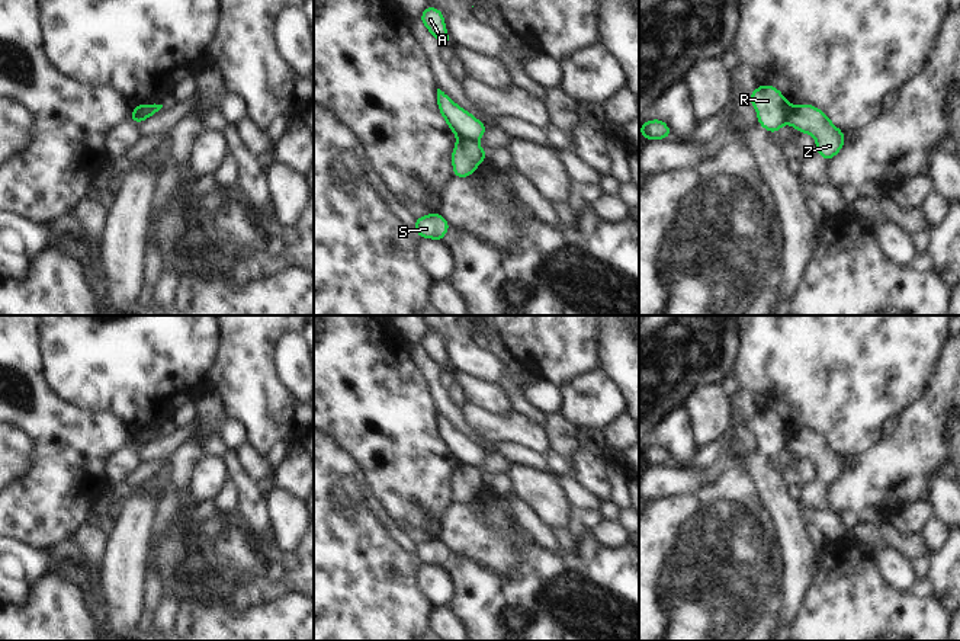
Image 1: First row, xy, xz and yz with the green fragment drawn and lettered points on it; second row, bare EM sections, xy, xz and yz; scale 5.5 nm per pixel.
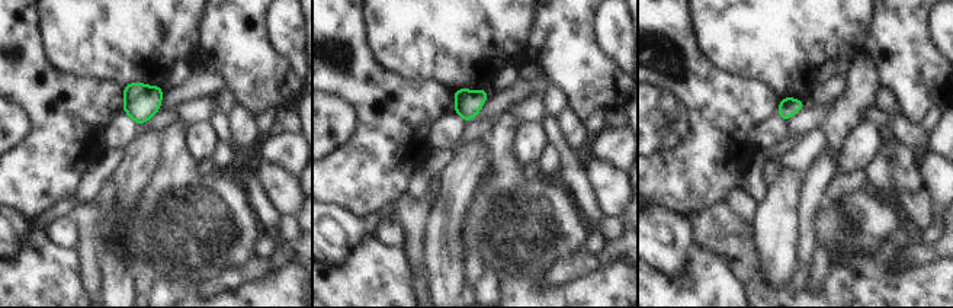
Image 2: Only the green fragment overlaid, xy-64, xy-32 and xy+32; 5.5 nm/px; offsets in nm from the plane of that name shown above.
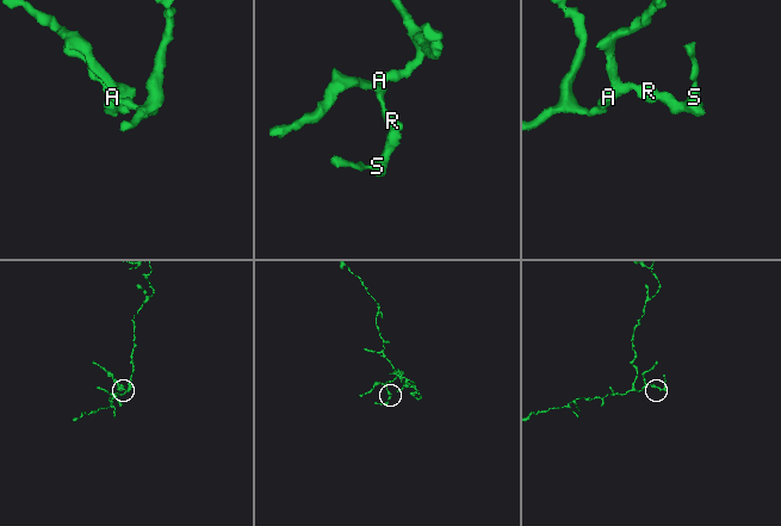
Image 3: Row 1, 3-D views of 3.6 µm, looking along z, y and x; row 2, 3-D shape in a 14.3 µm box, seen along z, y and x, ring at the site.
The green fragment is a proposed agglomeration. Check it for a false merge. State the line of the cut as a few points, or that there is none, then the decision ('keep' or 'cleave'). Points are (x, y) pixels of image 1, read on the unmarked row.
cut in xz along (458, 462), (475, 468); cleave

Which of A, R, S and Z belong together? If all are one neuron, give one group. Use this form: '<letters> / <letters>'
A R / S Z

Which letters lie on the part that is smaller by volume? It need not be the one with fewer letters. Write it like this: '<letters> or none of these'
S, Z

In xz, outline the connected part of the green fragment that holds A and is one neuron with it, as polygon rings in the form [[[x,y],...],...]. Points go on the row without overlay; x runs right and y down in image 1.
[[[427,331],[421,339],[420,346],[428,358],[440,366],[442,375],[449,374],[449,359],[440,334]]]

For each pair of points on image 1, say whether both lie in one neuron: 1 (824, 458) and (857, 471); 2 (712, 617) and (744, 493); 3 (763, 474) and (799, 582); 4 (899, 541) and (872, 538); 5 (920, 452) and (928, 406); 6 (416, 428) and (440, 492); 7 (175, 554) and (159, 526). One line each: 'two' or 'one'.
1: two
2: one
3: one
4: one
5: one
6: one
7: two

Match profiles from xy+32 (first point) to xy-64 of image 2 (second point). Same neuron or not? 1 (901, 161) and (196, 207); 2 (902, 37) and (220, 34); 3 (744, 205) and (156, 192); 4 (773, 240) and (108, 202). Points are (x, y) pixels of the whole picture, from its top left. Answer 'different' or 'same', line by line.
1: different
2: same
3: different
4: different

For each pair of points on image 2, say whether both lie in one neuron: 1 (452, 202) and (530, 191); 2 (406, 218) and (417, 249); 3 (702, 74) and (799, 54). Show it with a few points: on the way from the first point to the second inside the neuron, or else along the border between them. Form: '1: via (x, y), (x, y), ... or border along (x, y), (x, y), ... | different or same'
1: border along (481, 175), (462, 233) | different
2: via (413, 225), (414, 241) | same
3: border along (702, 54), (714, 66), (728, 73), (756, 79) | different

